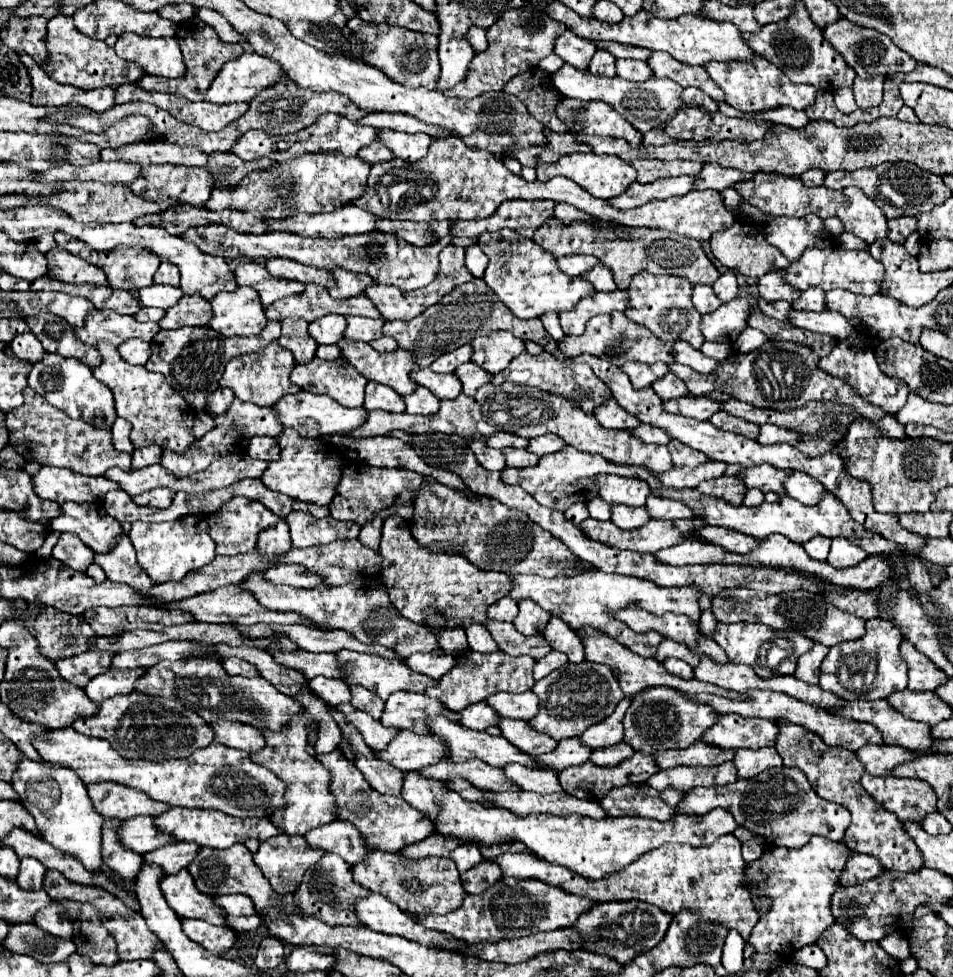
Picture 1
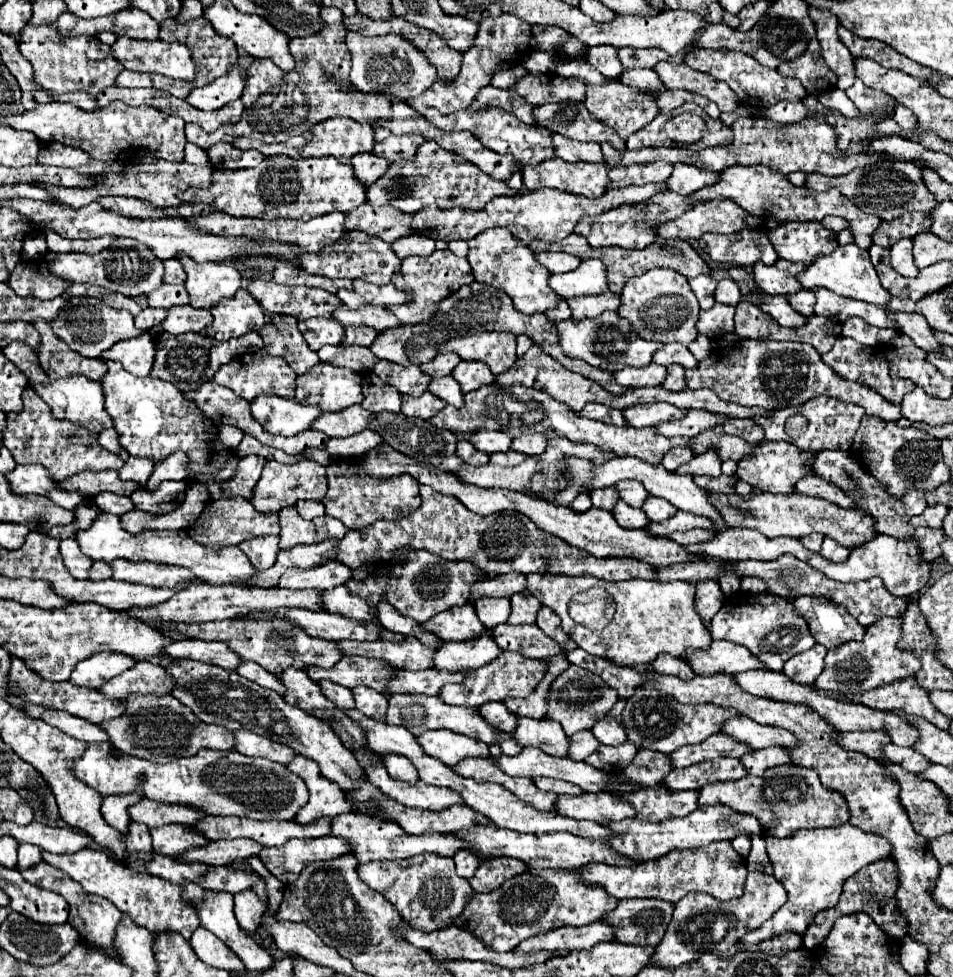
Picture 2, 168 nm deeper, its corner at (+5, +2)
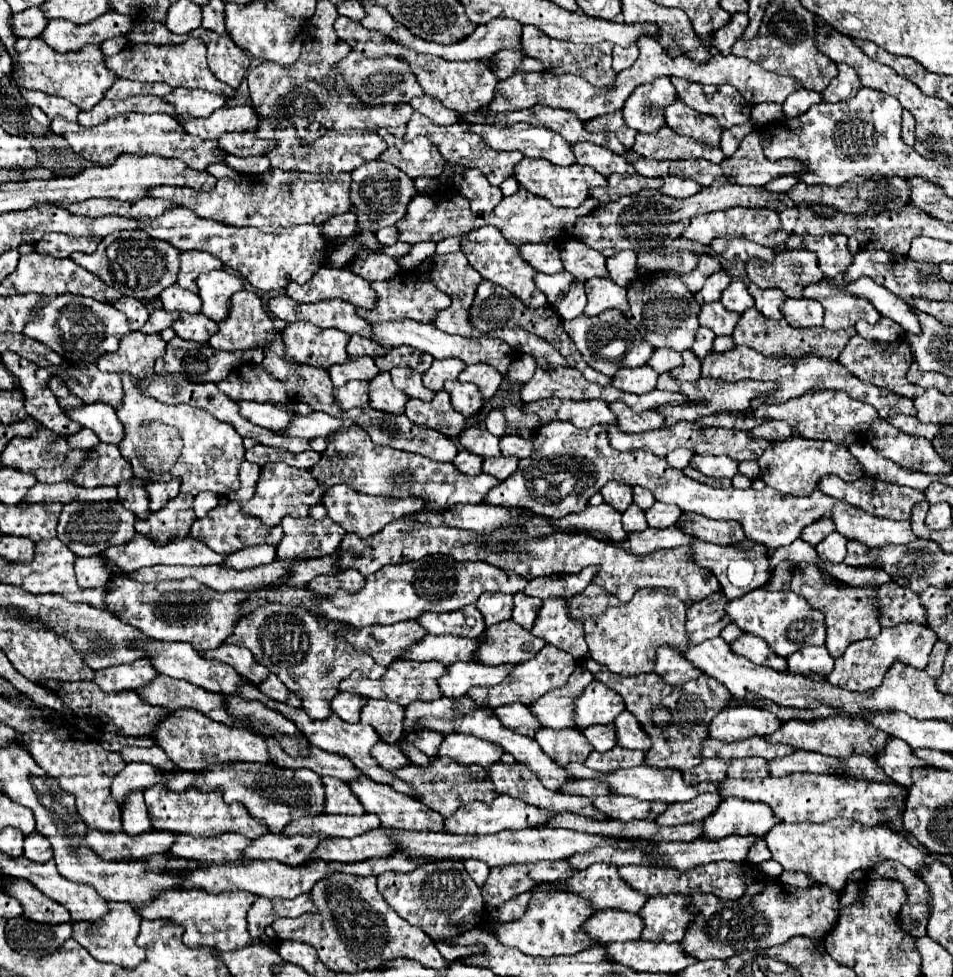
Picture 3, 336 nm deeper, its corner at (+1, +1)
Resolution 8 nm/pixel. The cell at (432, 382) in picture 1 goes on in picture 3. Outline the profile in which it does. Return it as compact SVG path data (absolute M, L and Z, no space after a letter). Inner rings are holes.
M448 381L444 383L444 391L450 393L454 411L462 413L464 417L478 415L484 407L484 399L480 395L480 389L472 383L460 383L460 381Z

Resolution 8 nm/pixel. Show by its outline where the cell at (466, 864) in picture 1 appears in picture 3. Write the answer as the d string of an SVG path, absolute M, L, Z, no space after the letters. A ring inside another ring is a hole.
M466 859L466 861L464 861L464 865L466 865L466 869L468 869L470 877L474 879L474 883L478 883L478 887L482 887L482 885L486 883L486 879L488 879L490 867L488 867L486 863L476 861L476 859Z

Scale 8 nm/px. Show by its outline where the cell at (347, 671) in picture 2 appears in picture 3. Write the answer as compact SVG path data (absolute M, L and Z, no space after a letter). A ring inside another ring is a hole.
M394 661L386 675L382 675L376 681L366 679L364 675L360 675L360 671L354 671L348 679L344 679L340 683L340 691L348 691L348 693L356 693L368 699L386 699L386 701L394 701L400 707L408 707L408 703L412 701L432 701L442 697L440 695L440 687L436 683L436 679L440 679L440 675L446 675L448 667L442 663L416 663L416 661Z

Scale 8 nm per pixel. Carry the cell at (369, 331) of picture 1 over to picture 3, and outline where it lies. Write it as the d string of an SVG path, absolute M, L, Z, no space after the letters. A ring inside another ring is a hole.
M352 335L350 343L348 343L348 355L350 359L358 359L358 357L380 357L380 355L386 355L386 349L382 345L376 345L376 341L370 341L370 339L364 339L360 335Z

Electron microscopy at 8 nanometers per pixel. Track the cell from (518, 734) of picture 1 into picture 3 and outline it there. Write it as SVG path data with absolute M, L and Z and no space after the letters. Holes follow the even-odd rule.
M544 727L536 733L536 741L542 747L542 751L558 765L566 765L572 761L584 763L586 757L594 751L594 747L588 743L584 733L576 729L554 731Z

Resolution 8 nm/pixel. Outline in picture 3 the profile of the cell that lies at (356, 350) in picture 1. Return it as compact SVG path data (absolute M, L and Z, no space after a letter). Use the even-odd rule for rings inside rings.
M394 367L390 371L392 375L392 381L394 385L404 391L408 397L414 397L414 399L422 399L422 401L432 401L434 399L434 391L426 389L422 385L422 375L418 371L412 371L412 369L402 369L402 367Z

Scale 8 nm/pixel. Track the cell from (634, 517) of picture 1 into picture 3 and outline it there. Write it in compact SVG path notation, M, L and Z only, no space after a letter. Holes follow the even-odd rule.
M632 503L632 505L622 513L622 523L624 523L624 529L626 529L628 533L648 529L648 523L646 523L644 511L642 511L636 503Z

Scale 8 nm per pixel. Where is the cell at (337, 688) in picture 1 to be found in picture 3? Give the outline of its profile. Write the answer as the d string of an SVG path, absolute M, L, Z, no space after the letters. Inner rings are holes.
M340 693L338 697L332 699L332 711L344 719L346 723L358 723L360 721L360 711L368 699L354 695L354 693Z

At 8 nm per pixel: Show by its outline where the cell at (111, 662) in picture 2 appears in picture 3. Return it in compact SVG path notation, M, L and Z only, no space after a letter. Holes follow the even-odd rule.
M138 659L132 665L116 665L108 669L96 671L94 683L102 687L102 691L124 691L124 689L140 689L152 679L156 679L158 671L148 663L148 659Z

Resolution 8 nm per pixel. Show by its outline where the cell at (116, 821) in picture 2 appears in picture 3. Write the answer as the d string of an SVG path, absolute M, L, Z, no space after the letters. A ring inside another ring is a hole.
M128 763L112 783L112 797L122 803L126 793L132 789L148 789L160 781L162 771L158 767L150 767L148 763Z

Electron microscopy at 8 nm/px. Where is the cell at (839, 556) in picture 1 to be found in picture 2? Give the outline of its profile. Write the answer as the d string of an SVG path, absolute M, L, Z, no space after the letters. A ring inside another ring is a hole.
M826 536L824 544L822 544L822 550L820 550L820 556L824 556L830 562L844 562L850 556L850 552L852 552L852 548L840 546L836 540Z

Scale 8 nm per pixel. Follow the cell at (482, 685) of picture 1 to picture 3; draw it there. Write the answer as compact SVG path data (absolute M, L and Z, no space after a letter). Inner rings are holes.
M546 645L534 659L516 665L514 671L500 685L494 685L494 687L472 687L468 691L468 697L476 699L476 703L488 705L492 709L502 707L502 705L512 705L512 703L532 705L532 703L536 703L536 699L540 699L548 691L564 687L564 683L568 681L568 677L574 671L574 667L576 667L576 659L572 659L572 655L568 655L566 651L560 651L558 647Z

